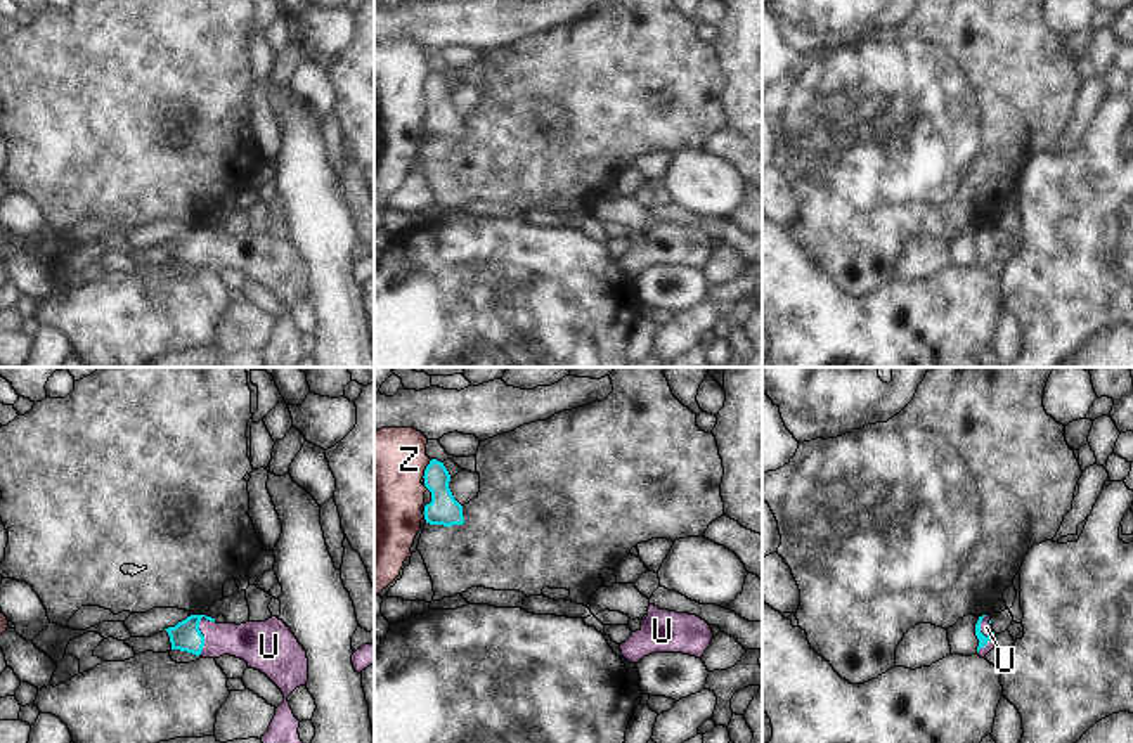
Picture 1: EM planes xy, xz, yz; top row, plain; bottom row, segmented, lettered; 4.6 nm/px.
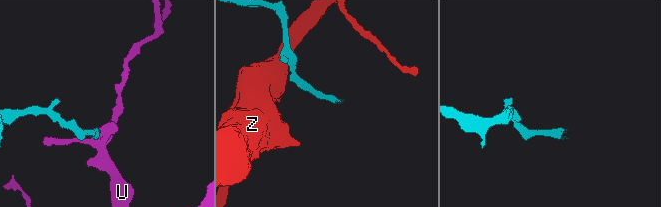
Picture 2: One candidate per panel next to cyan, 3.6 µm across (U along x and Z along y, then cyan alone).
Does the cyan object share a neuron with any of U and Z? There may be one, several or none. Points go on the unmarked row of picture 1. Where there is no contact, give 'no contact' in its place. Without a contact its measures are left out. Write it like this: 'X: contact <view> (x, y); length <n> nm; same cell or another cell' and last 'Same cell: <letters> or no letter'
U: contact yz (983, 246); length 190 nm; same cell
Z: contact xz (427, 80); length 100 nm; another cell
Same cell: U

